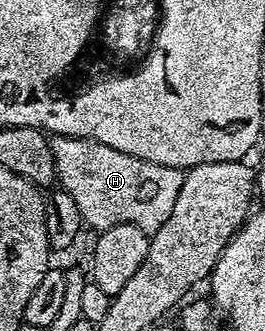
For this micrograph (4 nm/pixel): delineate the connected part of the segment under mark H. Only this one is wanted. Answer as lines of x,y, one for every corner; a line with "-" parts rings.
54,136
50,138
50,151
57,185
76,200
83,223
94,232
130,224
148,235
155,234
168,220
176,196
180,196
183,171
116,152
90,138

